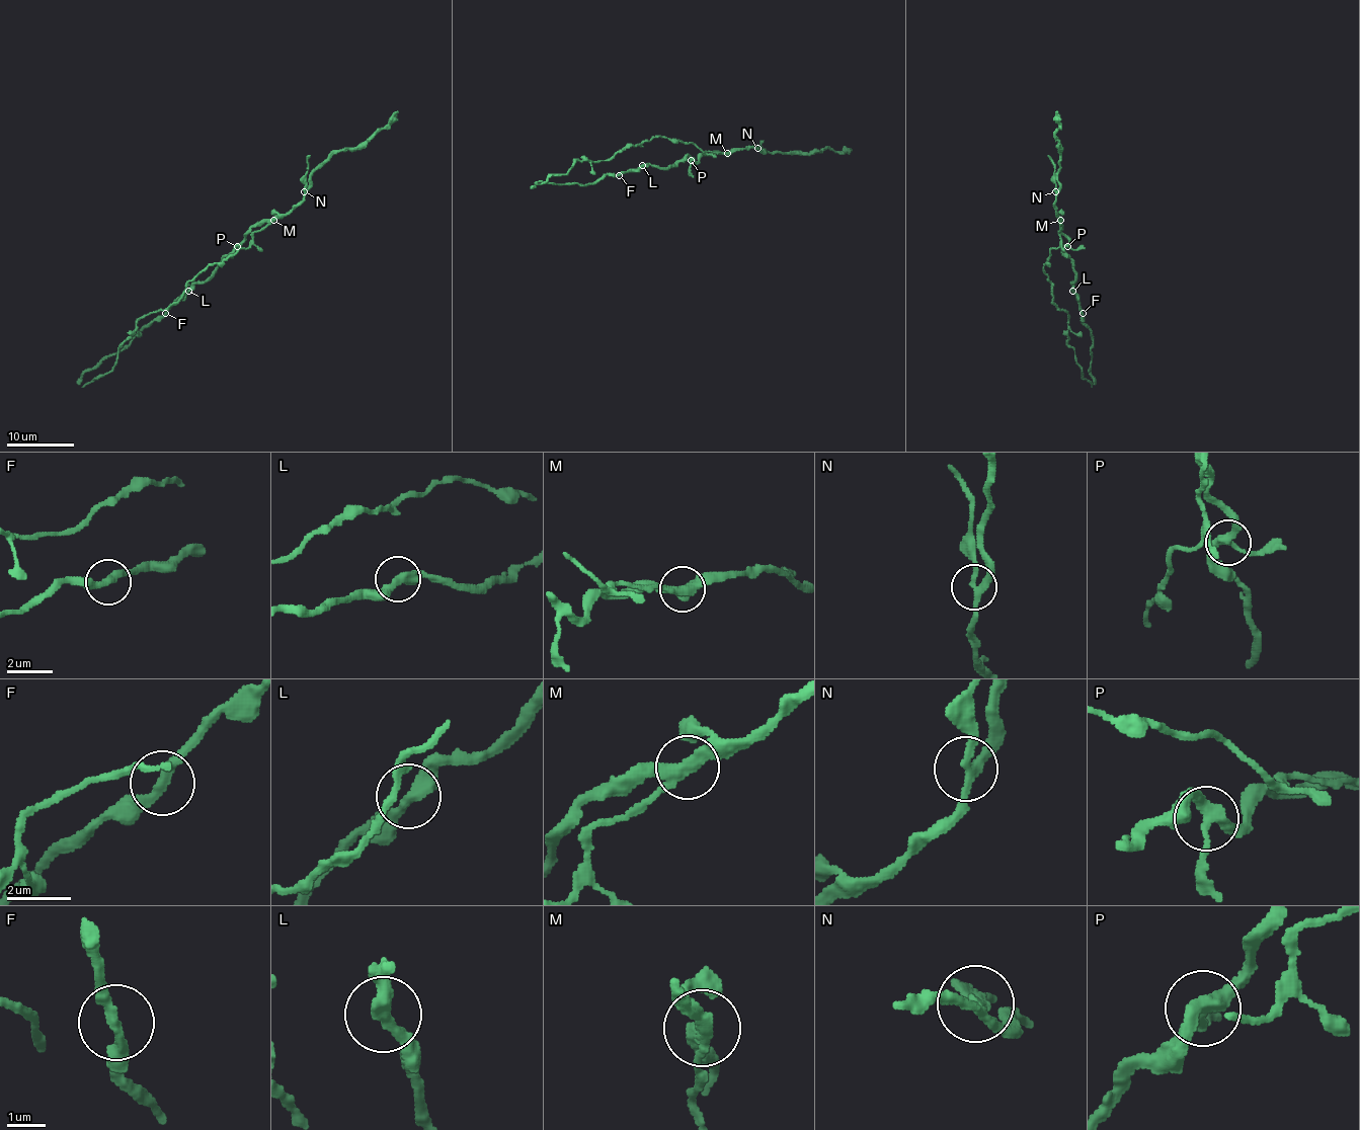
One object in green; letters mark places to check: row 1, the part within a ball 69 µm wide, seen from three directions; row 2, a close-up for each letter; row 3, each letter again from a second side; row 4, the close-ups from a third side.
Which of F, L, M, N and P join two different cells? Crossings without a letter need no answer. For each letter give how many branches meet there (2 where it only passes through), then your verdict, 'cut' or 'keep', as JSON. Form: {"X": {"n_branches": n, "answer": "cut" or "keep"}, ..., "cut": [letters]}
{"F": {"n_branches": 2, "answer": "keep"}, "L": {"n_branches": 2, "answer": "keep"}, "M": {"n_branches": 3, "answer": "cut"}, "N": {"n_branches": 3, "answer": "cut"}, "P": {"n_branches": 3, "answer": "keep"}, "cut": ["M", "N"]}

